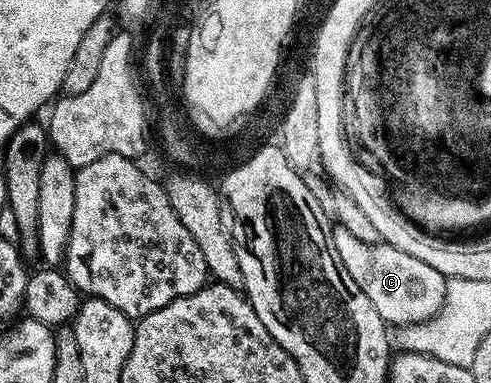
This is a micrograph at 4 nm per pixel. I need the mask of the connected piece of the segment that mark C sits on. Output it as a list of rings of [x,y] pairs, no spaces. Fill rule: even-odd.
[[[339,224],[331,230],[330,236],[346,271],[350,271],[350,279],[362,287],[379,320],[392,327],[417,325],[419,321],[431,319],[442,307],[446,279],[434,271],[434,267],[422,263],[422,259],[406,255],[406,251],[391,243],[362,242]]]

